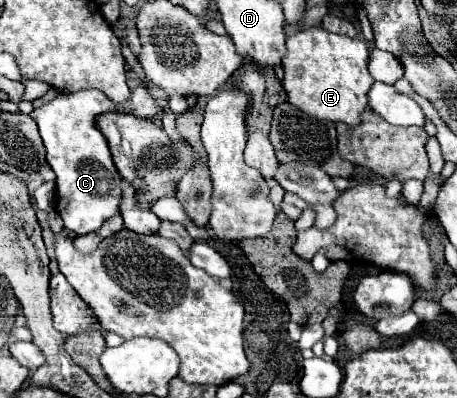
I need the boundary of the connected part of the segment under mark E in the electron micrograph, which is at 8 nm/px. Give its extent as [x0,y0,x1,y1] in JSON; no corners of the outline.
[282,26,374,126]

